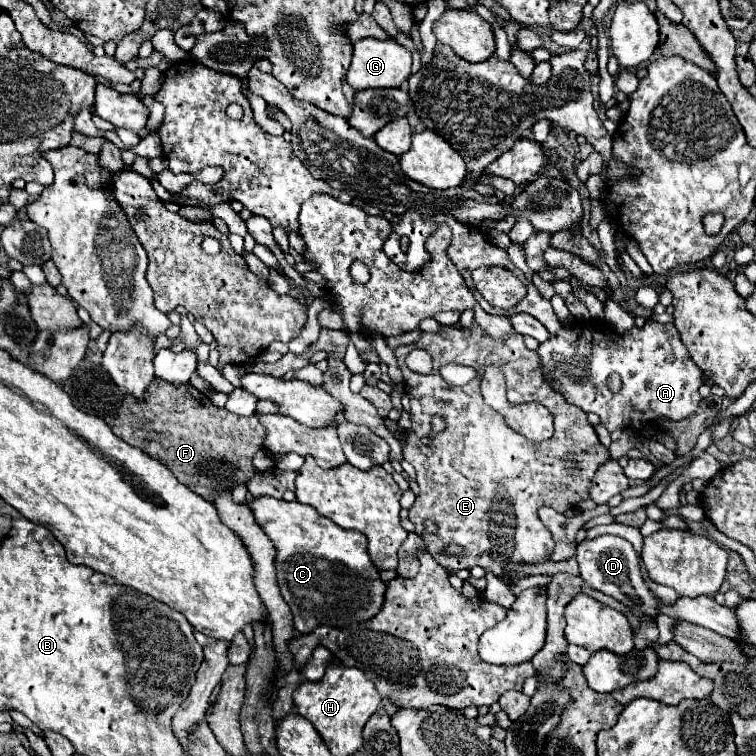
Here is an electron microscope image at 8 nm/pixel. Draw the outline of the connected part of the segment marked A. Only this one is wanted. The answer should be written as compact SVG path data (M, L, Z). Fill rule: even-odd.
M414 211L400 215L396 221L392 221L390 237L384 241L384 253L392 255L392 261L400 265L400 269L404 271L412 271L412 273L422 271L424 263L428 263L430 259L424 241L428 237L428 231L432 231L440 223L448 223L448 227L452 229L452 243L448 245L448 257L458 267L460 275L466 281L466 287L472 291L477 303L486 313L504 315L504 317L510 317L514 313L528 313L548 329L550 339L541 343L537 349L542 361L540 367L544 371L544 379L548 379L552 389L556 389L568 403L580 407L586 413L596 413L600 417L600 423L610 433L616 429L632 429L634 433L640 433L644 425L658 423L658 419L680 421L696 411L698 403L702 401L698 389L702 387L706 377L704 371L700 371L700 367L690 359L690 353L682 345L674 325L662 325L652 317L648 317L642 329L632 327L624 333L616 333L606 321L592 323L590 329L572 331L556 317L550 299L544 299L534 287L534 283L511 262L506 249L500 249L492 241L488 241L488 235L480 227L460 223L452 217L442 217L442 215L418 217L418 213ZM402 235L410 239L408 253L400 251ZM490 266L500 266L510 270L528 287L528 295L516 307L496 309L474 288L472 271L478 267ZM610 373L618 373L622 377L622 391L616 395L606 387L606 377Z

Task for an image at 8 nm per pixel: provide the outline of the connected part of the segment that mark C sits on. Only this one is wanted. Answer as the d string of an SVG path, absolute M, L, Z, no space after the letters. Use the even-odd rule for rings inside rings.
M262 497L262 499L252 499L248 507L252 509L258 525L264 529L264 533L272 539L272 543L278 549L278 555L276 555L278 585L282 589L286 603L292 609L296 631L312 633L320 625L348 627L352 623L368 621L380 611L384 603L386 585L380 579L380 571L368 557L366 537L360 531L342 529L336 523L332 523L328 517L316 513L310 505L302 505L298 501L288 503L282 499L278 501L274 497Z

